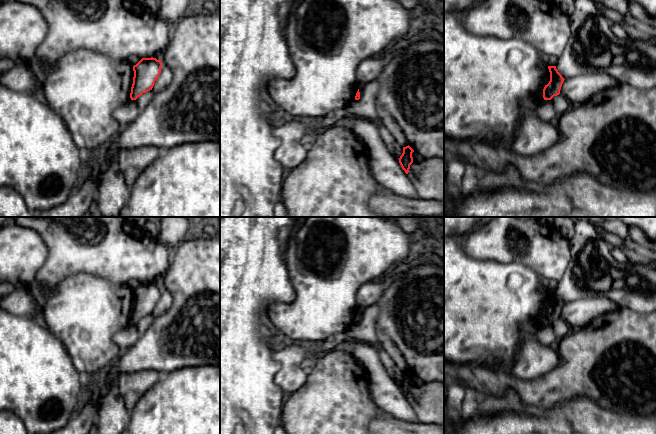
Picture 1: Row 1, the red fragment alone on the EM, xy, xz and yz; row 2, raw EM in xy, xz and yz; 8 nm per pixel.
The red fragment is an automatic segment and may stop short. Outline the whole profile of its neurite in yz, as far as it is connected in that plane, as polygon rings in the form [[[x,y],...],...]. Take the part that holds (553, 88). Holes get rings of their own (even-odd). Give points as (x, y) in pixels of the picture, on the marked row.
[[[548,66],[550,72],[550,81],[543,89],[544,100],[551,100],[554,96],[560,94],[564,78],[556,69],[556,66]]]

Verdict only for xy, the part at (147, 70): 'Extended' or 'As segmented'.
As segmented

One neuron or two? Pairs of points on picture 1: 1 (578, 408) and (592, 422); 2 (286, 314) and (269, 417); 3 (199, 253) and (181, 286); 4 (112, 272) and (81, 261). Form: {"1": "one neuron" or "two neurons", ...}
{"1": "one neuron", "2": "two neurons", "3": "one neuron", "4": "one neuron"}

